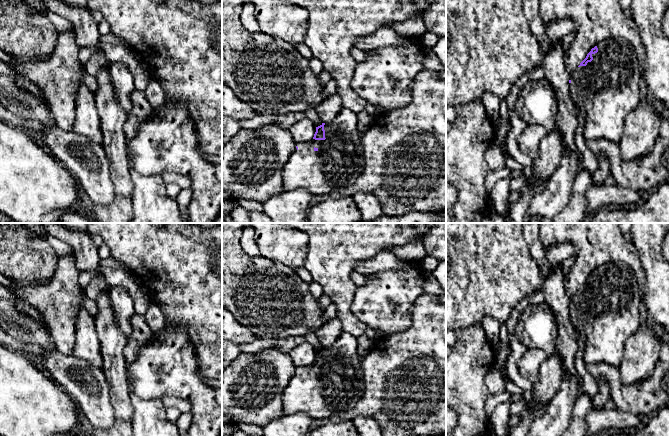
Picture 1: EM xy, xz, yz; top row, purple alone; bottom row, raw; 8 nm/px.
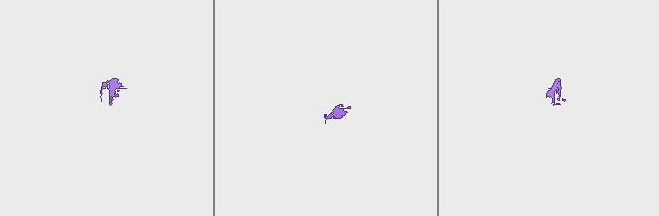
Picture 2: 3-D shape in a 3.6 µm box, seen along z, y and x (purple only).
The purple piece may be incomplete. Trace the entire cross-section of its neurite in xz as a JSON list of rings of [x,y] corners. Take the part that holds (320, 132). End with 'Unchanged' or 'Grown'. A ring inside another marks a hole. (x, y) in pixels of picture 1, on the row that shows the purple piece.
[[[343,108],[330,123],[316,127],[312,140],[296,144],[283,168],[284,191],[307,189],[314,195],[329,194],[352,185],[365,168],[363,147],[357,130],[357,113]]]. Grown

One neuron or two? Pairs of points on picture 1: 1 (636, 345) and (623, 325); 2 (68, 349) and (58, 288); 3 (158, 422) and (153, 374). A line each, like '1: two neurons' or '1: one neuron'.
1: two neurons
2: one neuron
3: two neurons

